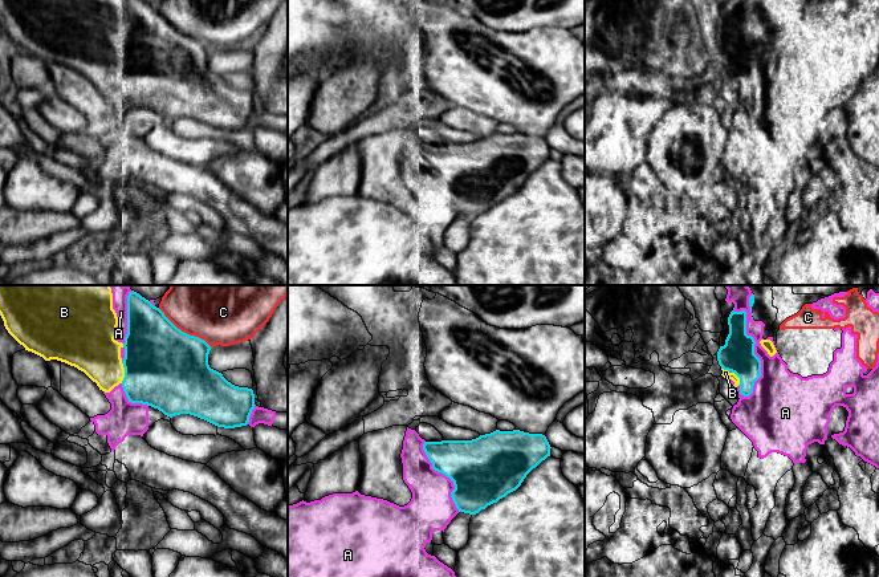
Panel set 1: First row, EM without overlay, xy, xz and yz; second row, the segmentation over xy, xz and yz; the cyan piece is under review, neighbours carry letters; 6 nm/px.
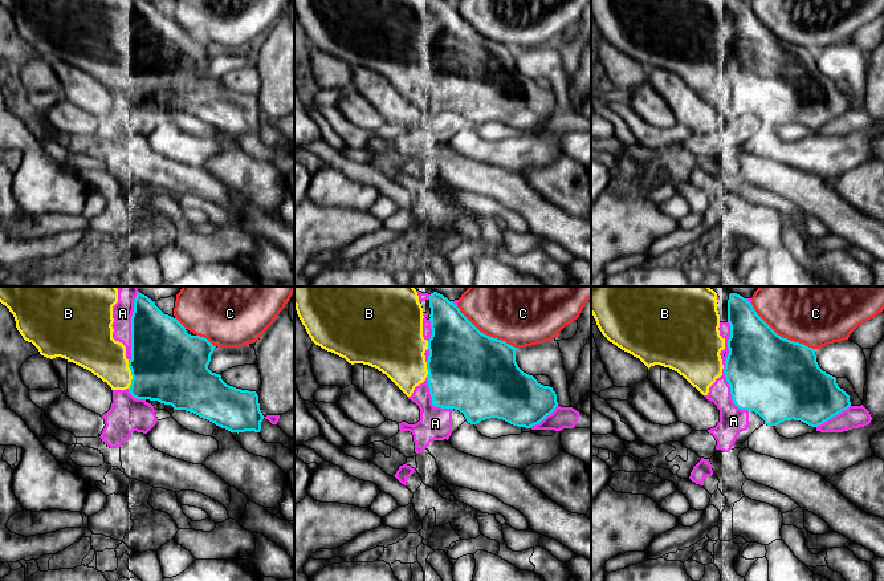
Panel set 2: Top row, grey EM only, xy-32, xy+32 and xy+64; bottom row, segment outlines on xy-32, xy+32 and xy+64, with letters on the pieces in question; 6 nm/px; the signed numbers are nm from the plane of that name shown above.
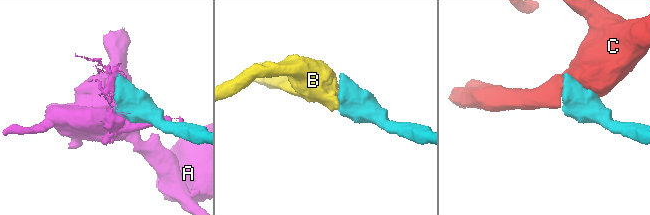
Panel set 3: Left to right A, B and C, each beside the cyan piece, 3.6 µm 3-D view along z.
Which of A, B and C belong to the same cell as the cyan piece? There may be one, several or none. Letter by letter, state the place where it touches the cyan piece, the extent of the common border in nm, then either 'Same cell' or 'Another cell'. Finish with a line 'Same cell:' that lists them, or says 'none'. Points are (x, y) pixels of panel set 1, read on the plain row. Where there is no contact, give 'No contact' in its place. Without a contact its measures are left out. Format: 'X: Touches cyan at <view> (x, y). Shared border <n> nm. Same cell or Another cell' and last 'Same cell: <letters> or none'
A: Touches cyan at yz (753, 51). Shared border 550 nm. Another cell
B: Touches cyan at xy (125, 74). Shared border 140 nm. Same cell
C: Touches cyan at xy (183, 35). Shared border 400 nm. Another cell
Same cell: B

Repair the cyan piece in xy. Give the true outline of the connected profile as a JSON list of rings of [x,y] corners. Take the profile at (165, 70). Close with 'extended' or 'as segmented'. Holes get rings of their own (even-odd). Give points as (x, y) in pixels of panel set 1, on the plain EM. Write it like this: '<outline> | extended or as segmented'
[[[0,0],[0,19],[8,36],[25,53],[45,64],[57,62],[77,70],[105,96],[121,86],[129,105],[151,109],[170,121],[190,117],[217,130],[235,131],[248,127],[256,109],[252,92],[235,89],[209,70],[211,49],[204,42],[178,32],[145,0],[127,0],[127,37],[123,46],[114,42],[118,20],[113,0]]] | extended

